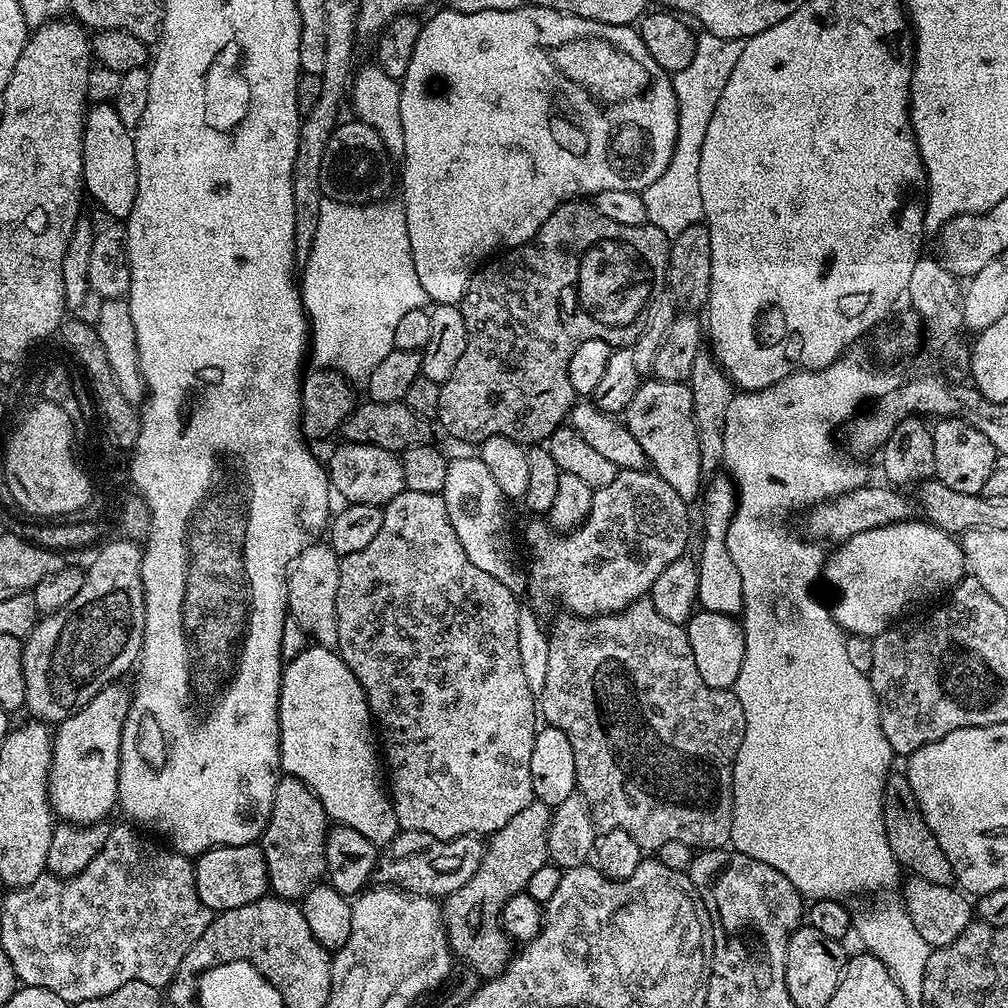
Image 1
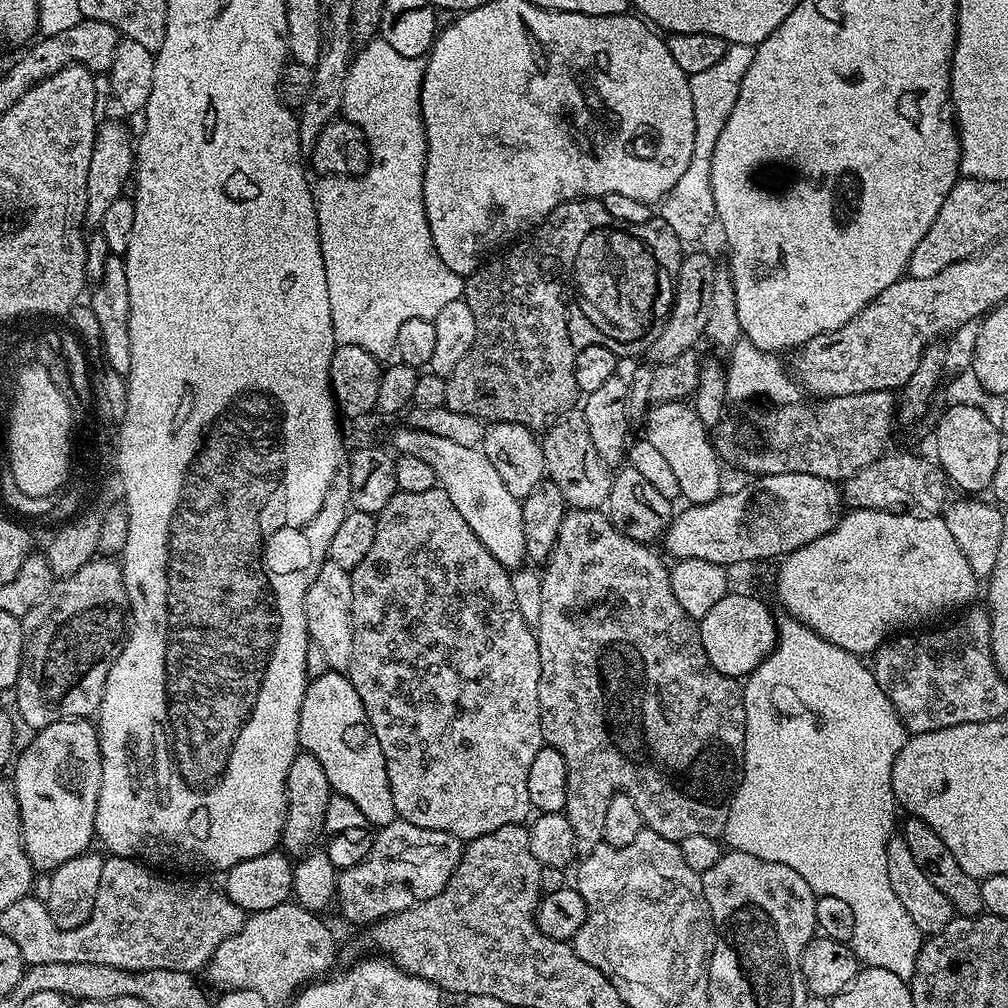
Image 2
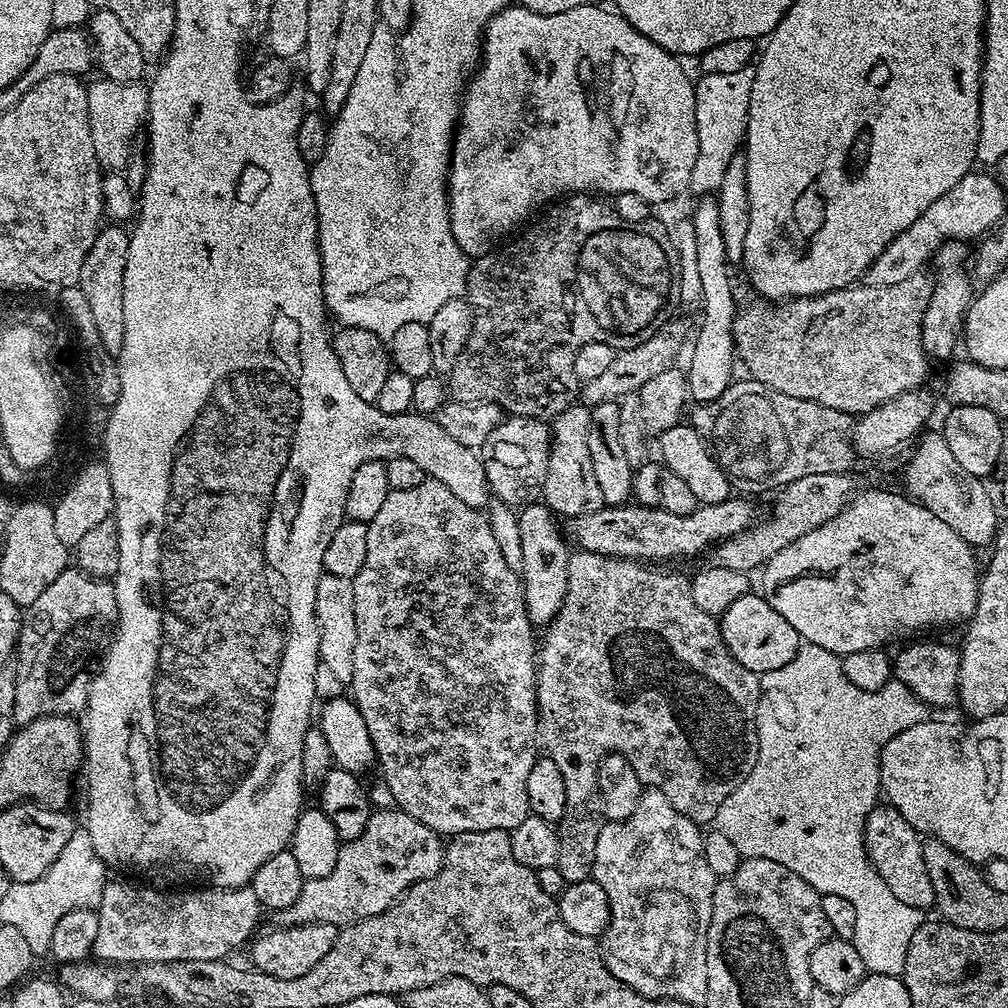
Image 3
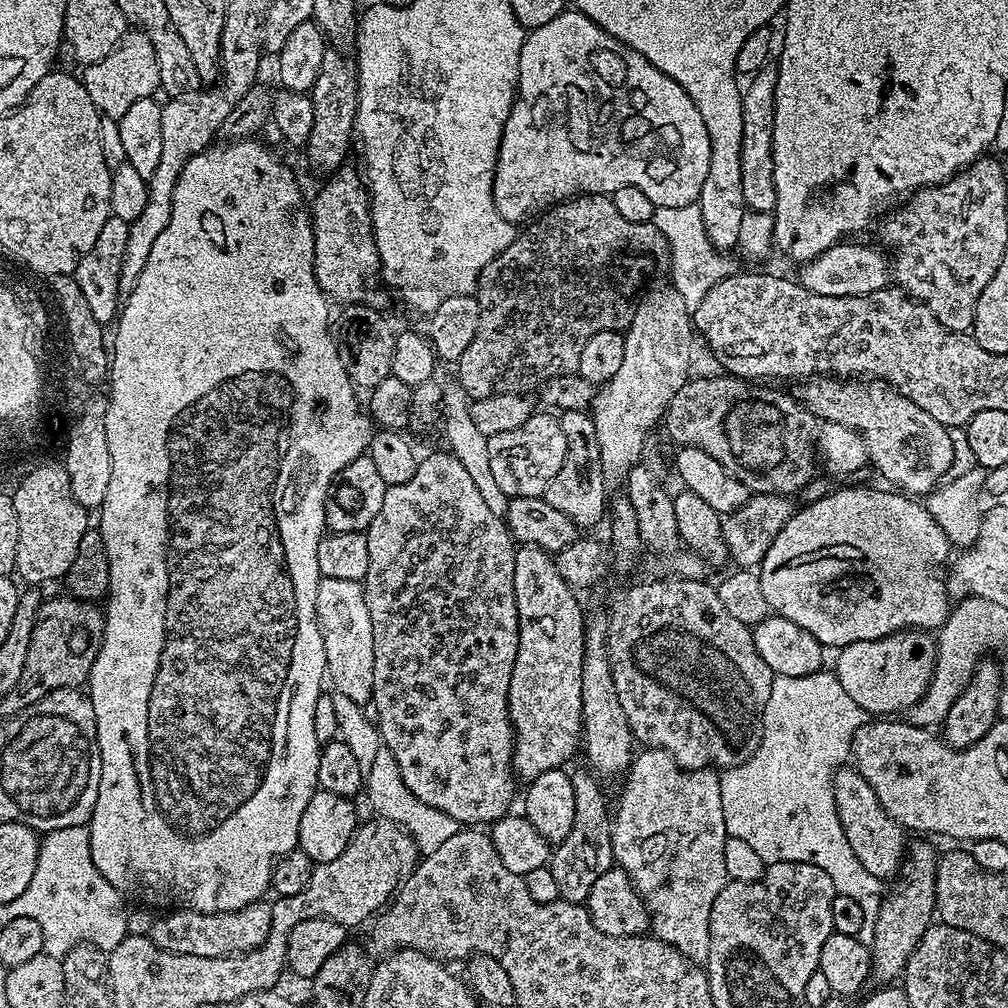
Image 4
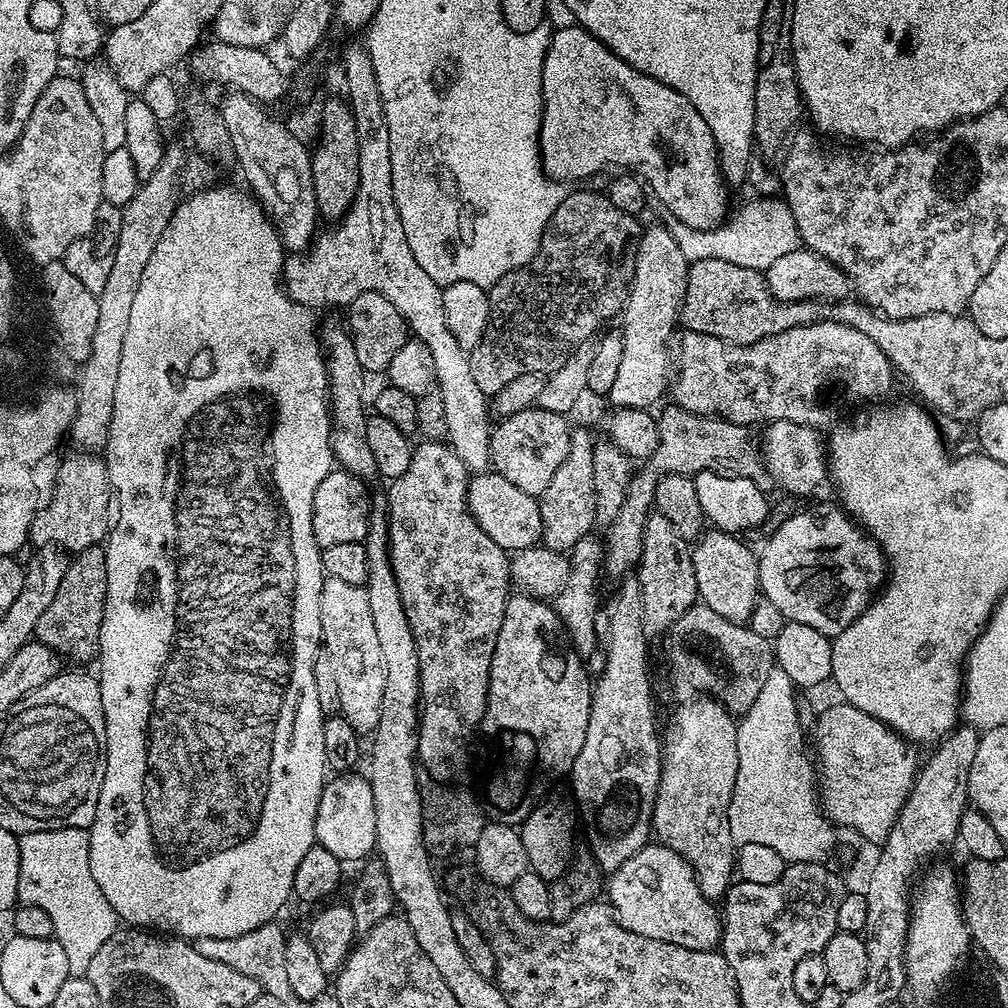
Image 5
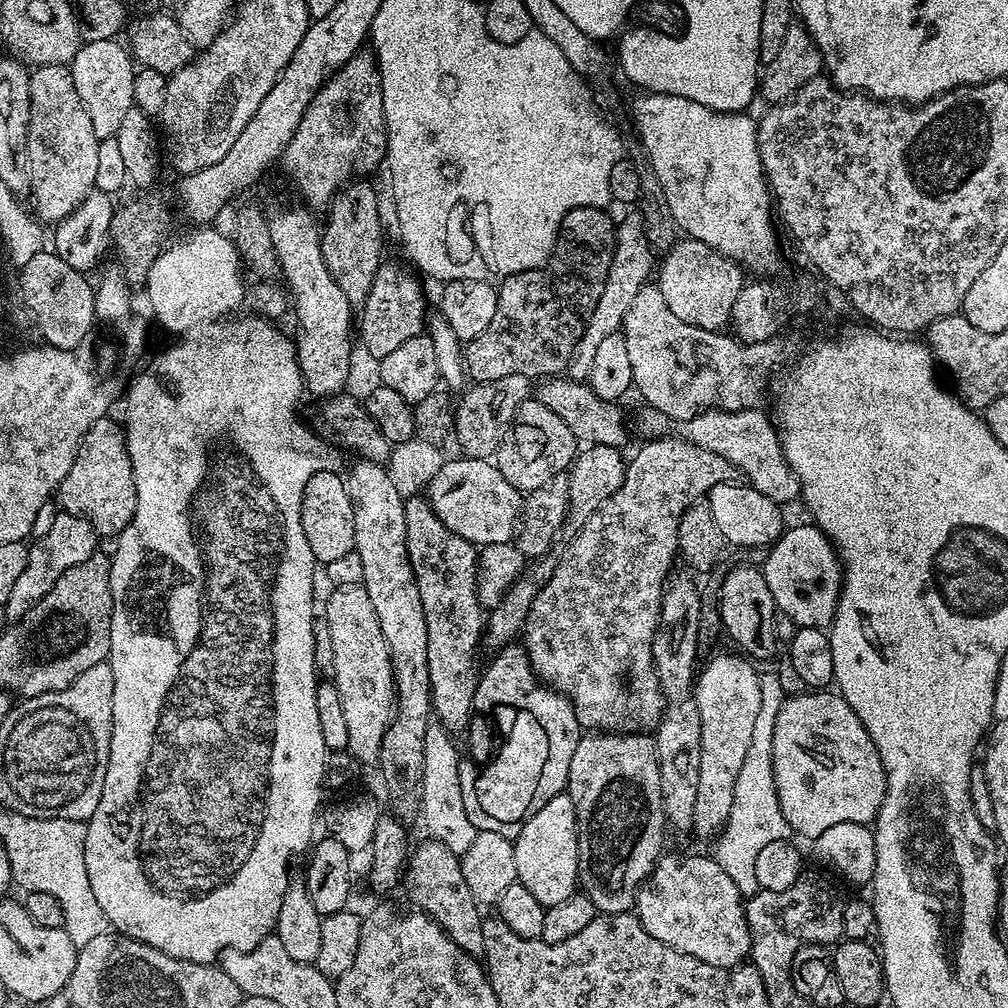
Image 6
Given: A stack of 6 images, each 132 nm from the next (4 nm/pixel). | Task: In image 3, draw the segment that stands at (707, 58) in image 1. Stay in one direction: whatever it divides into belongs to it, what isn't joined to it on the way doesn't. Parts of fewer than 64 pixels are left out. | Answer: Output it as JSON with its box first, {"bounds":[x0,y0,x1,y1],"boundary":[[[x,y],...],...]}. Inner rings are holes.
{"bounds":[690,63,755,194],"boundary":[[[755,63],[734,70],[734,74],[703,74],[694,84],[694,122],[698,130],[698,158],[690,185],[696,194],[716,194],[726,178],[730,158],[741,151],[748,131],[750,90],[754,90]]]}

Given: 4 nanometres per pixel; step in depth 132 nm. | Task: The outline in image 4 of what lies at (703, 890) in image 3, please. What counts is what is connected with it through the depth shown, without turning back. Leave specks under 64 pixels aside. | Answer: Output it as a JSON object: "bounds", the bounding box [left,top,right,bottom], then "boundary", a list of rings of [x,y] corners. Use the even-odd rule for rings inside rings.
{"bounds":[612,748,729,961],"boundary":[[[644,748],[630,761],[632,768],[620,805],[614,808],[612,821],[612,859],[632,880],[650,913],[650,932],[657,940],[672,944],[686,959],[707,961],[710,950],[710,910],[714,898],[728,883],[724,844],[729,834],[722,818],[720,776],[711,768],[680,768],[661,748]]]}

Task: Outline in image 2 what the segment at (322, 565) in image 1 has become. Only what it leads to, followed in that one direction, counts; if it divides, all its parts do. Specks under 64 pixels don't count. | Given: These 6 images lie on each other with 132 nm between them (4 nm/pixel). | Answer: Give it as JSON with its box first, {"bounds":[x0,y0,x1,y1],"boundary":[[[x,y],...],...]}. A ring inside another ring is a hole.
{"bounds":[304,562,354,673],"boundary":[[[325,562],[318,570],[314,582],[306,590],[304,613],[308,627],[308,639],[311,647],[320,651],[327,667],[333,672],[347,673],[350,666],[350,654],[354,654],[354,634],[352,633],[352,573]]]}

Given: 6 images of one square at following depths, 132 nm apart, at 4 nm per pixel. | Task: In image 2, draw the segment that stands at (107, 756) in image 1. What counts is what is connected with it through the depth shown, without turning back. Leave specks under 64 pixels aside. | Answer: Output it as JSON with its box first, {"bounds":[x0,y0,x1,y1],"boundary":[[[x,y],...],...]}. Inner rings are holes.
{"bounds":[14,719,102,874],"boundary":[[[91,719],[82,720],[63,720],[62,722],[54,722],[50,726],[39,729],[36,741],[25,750],[24,753],[17,755],[14,760],[14,769],[16,768],[16,780],[14,779],[14,787],[16,797],[18,798],[18,806],[20,807],[20,833],[22,834],[22,842],[26,854],[30,858],[33,869],[40,868],[45,874],[51,873],[53,870],[59,870],[63,864],[70,862],[70,858],[80,856],[83,852],[89,851],[90,845],[93,843],[96,835],[96,807],[98,806],[98,794],[100,793],[100,783],[102,782],[102,758],[100,757],[100,733],[97,725]]]}

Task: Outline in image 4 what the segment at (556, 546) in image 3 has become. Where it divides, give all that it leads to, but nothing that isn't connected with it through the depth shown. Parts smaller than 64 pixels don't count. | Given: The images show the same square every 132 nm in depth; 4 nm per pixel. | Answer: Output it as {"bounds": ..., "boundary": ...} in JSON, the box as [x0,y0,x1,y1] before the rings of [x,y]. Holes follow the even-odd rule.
{"bounds":[508,544,586,782],"boundary":[[[521,544],[514,558],[514,598],[518,606],[518,654],[510,674],[508,713],[512,719],[512,770],[527,782],[546,774],[546,770],[564,768],[567,760],[581,747],[584,719],[582,718],[582,662],[584,661],[584,625],[586,612],[580,609],[577,593],[558,574],[553,553],[533,544]]]}

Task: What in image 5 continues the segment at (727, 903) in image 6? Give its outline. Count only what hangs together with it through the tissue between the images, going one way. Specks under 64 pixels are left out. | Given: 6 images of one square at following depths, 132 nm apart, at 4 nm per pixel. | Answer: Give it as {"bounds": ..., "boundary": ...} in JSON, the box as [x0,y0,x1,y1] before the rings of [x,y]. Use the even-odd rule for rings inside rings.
{"bounds":[606,842,724,952],"boundary":[[[659,842],[645,844],[642,850],[638,850],[638,854],[634,854],[634,858],[622,862],[622,866],[607,877],[606,900],[611,904],[616,920],[623,928],[646,938],[670,942],[674,946],[686,946],[690,950],[711,952],[721,943],[724,935],[721,909],[717,905],[715,908],[712,905],[715,903],[701,890],[691,864]]]}

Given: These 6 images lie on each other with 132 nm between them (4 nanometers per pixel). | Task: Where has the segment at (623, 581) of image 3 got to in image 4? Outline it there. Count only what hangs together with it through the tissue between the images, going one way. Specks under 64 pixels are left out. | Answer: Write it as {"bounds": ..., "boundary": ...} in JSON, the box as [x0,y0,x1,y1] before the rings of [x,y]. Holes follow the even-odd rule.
{"bounds":[550,578,774,904],"boundary":[[[671,578],[672,580],[656,580],[653,584],[636,584],[633,588],[628,588],[624,592],[624,597],[621,600],[616,600],[612,604],[612,612],[607,613],[608,618],[608,661],[610,662],[610,670],[614,678],[614,690],[618,694],[618,702],[622,706],[622,710],[626,710],[628,715],[628,724],[632,728],[632,735],[637,745],[644,748],[661,748],[662,751],[672,756],[674,762],[680,768],[695,770],[698,768],[711,768],[716,770],[727,770],[729,768],[736,768],[740,764],[745,764],[748,759],[755,754],[760,745],[760,737],[764,730],[764,711],[766,710],[766,702],[770,702],[770,690],[772,689],[772,682],[774,674],[770,670],[770,666],[766,666],[766,662],[762,662],[762,658],[758,654],[758,650],[754,646],[752,638],[752,628],[749,625],[738,622],[738,618],[726,614],[726,606],[722,606],[722,600],[718,598],[715,587],[710,583],[707,584],[707,579],[701,578],[698,580],[686,580],[683,578]],[[591,771],[571,773],[574,786],[574,823],[570,834],[550,852],[550,867],[558,881],[560,899],[572,904],[584,904],[594,882],[614,867],[612,859],[612,821],[610,808],[604,805],[604,792],[600,789],[601,781]]]}

